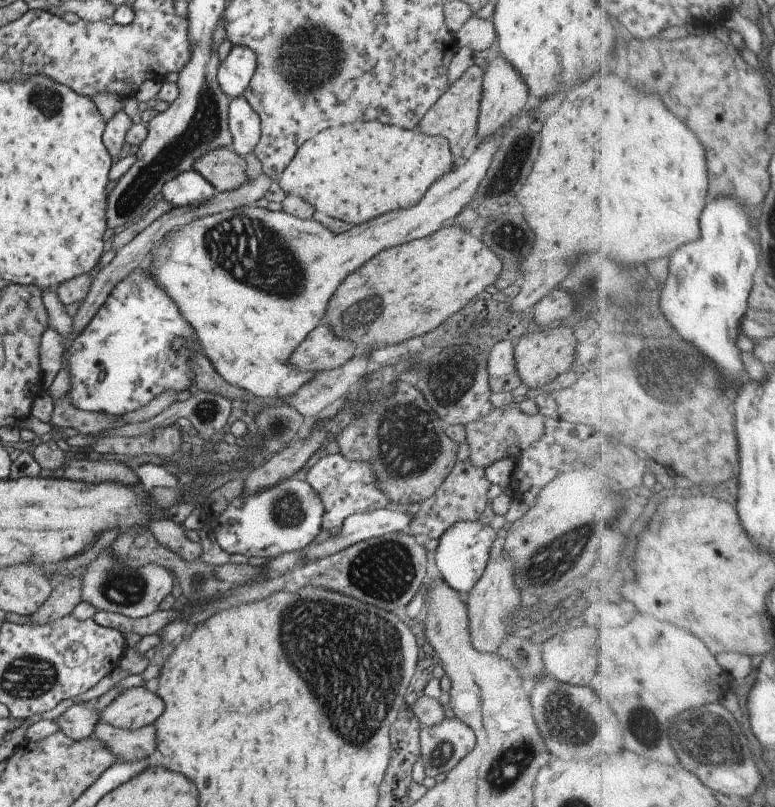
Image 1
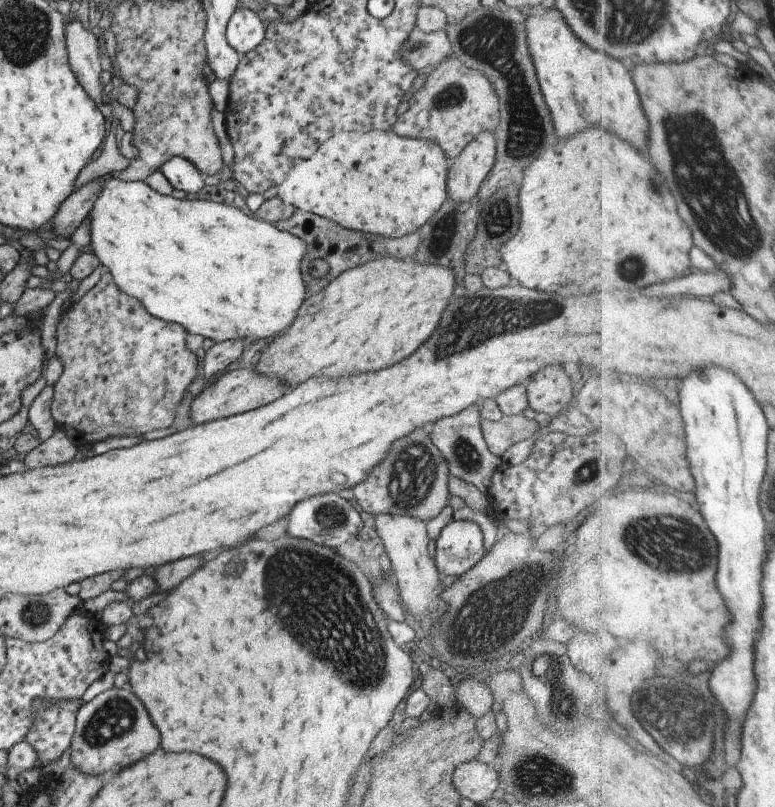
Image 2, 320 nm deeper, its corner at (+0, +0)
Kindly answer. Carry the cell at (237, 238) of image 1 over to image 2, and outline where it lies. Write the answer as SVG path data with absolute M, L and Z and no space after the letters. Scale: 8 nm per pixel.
M109 177L100 184L100 191L84 220L88 221L91 253L97 257L100 264L108 268L108 273L111 275L117 290L126 294L127 297L141 302L145 312L149 312L151 316L170 323L177 323L189 334L199 334L204 338L211 338L214 343L233 338L242 338L246 343L249 343L260 338L273 336L277 332L283 332L289 325L295 326L301 318L301 311L308 300L304 287L305 280L301 276L299 264L299 260L304 255L304 242L301 242L295 235L279 230L263 219L250 218L237 208L222 203L200 199L181 200L171 195L161 195L143 181L124 181L117 177Z

